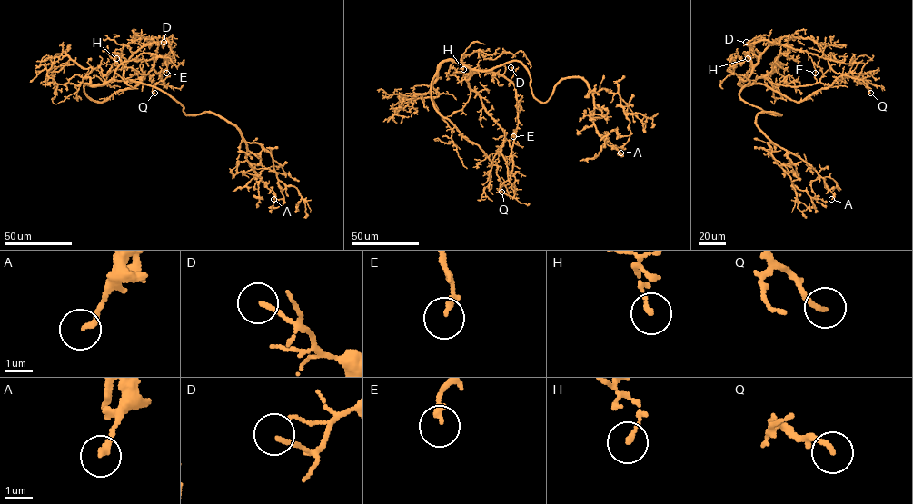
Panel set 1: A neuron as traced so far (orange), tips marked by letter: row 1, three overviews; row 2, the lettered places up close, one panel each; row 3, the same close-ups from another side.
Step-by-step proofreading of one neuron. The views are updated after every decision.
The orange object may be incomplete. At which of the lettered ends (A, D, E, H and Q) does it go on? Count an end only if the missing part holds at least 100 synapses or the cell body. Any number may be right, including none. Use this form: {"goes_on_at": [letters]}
{"goes_on_at": []}

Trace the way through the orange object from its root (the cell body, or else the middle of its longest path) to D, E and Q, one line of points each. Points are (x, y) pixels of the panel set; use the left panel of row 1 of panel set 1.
D: (154, 87), (126, 79), (124, 76), (124, 65), (143, 46), (159, 43), (163, 35), (168, 41), (163, 42)
E: (154, 87), (124, 77), (128, 59), (143, 46), (168, 40), (171, 51), (166, 58), (166, 73)
Q: (154, 87), (124, 76), (121, 51), (136, 36), (157, 41), (153, 69), (161, 79), (153, 85), (154, 93)

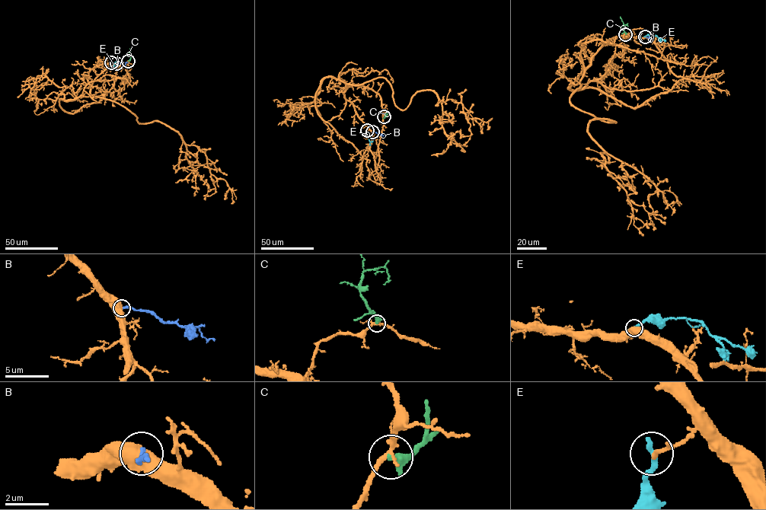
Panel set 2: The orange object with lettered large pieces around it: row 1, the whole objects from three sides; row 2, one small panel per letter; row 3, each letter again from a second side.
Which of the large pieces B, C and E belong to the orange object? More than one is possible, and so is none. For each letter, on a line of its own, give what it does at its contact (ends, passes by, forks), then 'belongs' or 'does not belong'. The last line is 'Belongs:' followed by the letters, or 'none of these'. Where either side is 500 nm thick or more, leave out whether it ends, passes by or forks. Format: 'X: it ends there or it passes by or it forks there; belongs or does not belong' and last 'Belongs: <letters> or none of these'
B: does not belong
C: it ends there; does not belong
E: it ends there; does not belong
Belongs: none of these

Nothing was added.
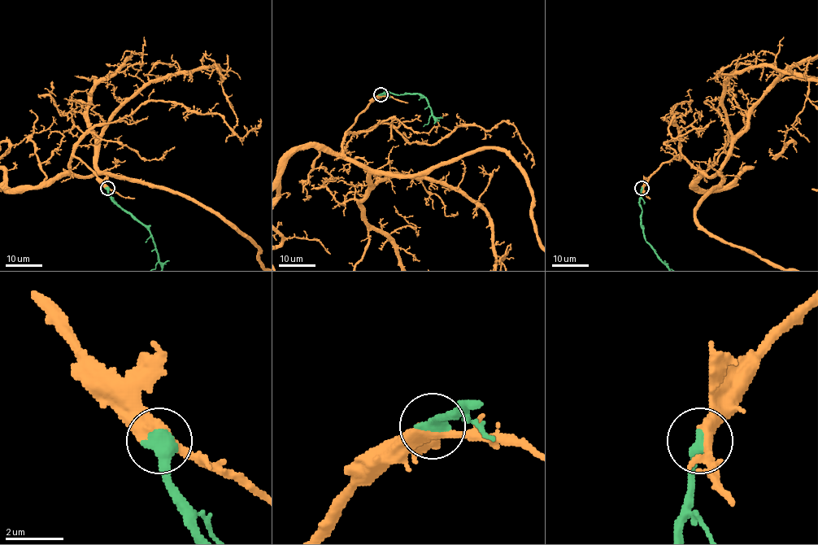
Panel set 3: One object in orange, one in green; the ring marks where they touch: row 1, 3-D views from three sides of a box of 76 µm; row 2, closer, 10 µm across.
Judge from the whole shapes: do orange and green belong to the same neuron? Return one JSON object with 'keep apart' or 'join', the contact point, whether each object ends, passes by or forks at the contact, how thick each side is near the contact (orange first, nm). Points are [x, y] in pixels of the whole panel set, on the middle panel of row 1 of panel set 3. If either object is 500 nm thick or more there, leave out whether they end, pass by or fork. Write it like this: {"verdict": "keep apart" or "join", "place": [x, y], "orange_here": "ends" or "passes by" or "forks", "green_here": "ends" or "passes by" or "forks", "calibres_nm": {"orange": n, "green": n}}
{"verdict": "join", "place": [380, 94], "calibres_nm": {"orange": 480, "green": 550}}

